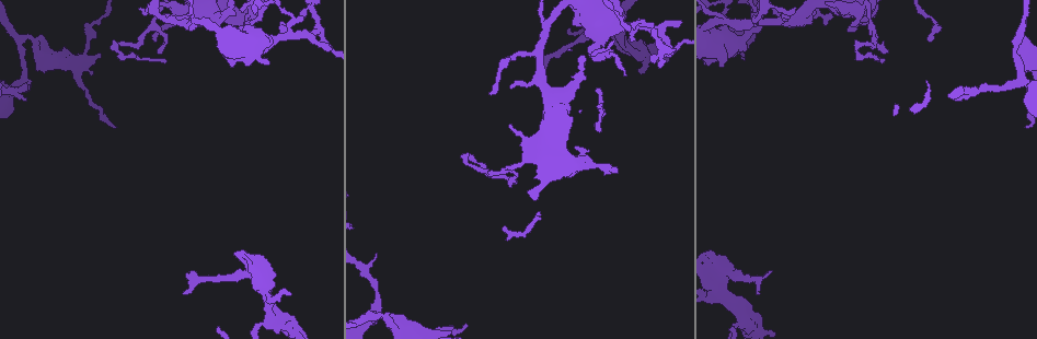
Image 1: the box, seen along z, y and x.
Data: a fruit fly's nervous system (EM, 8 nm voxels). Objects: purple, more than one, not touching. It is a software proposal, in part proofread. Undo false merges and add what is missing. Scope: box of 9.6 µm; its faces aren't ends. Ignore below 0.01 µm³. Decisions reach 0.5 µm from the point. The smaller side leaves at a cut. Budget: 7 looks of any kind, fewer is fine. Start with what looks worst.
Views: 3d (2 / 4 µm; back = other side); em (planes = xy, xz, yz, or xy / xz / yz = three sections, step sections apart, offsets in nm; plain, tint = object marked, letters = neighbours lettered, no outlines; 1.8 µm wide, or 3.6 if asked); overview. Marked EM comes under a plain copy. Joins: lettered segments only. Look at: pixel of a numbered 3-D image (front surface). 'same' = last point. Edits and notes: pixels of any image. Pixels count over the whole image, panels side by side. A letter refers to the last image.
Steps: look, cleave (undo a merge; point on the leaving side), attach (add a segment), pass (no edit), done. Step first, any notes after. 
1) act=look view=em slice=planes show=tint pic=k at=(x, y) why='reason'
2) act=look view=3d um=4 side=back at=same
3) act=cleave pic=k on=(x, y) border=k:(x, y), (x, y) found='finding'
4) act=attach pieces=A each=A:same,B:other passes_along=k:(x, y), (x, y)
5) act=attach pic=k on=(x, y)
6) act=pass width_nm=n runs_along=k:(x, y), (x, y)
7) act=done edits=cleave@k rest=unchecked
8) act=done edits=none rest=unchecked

act=look view=3d um=2 side=back pic=1 at=(287, 36)

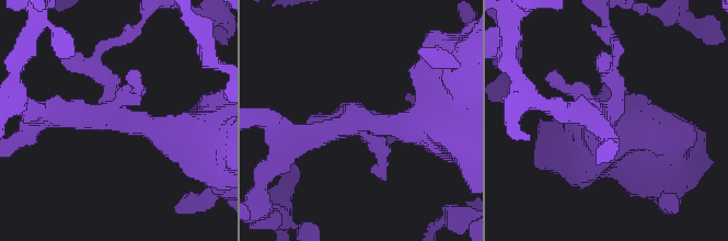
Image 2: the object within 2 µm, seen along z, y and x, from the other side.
act=look view=em slice=planes show=letters pic=2 at=(360, 122) arms=4

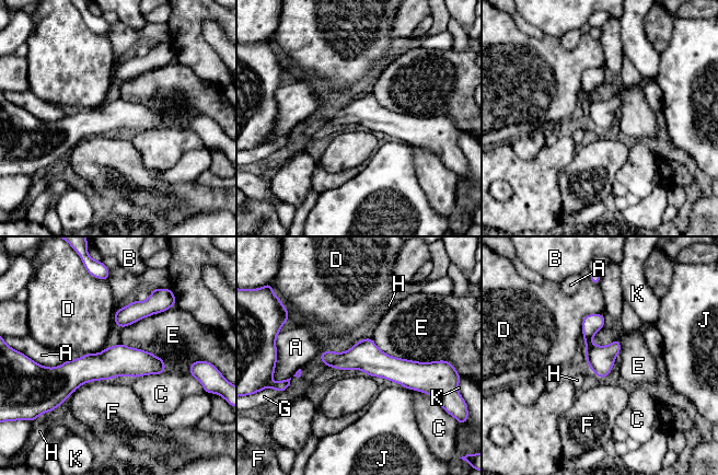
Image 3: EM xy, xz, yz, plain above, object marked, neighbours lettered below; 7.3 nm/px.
act=pass each=A:other,B:other,C:other,D:other,E:other,F:other,G:other,H:other,J:other,K:other border=3:(603, 313), (583, 317), (582, 339) found='one neuron here'

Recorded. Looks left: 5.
act=look view=em slice=yz step=16 show=tint pic=1 at=(746, 319) why='arms part here'

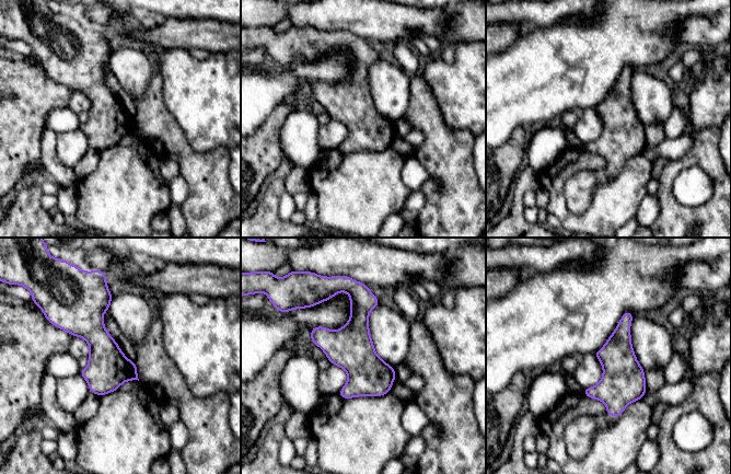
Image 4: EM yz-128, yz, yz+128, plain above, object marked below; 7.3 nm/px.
act=look view=em slice=planes show=letters at=same why='cut it another way'

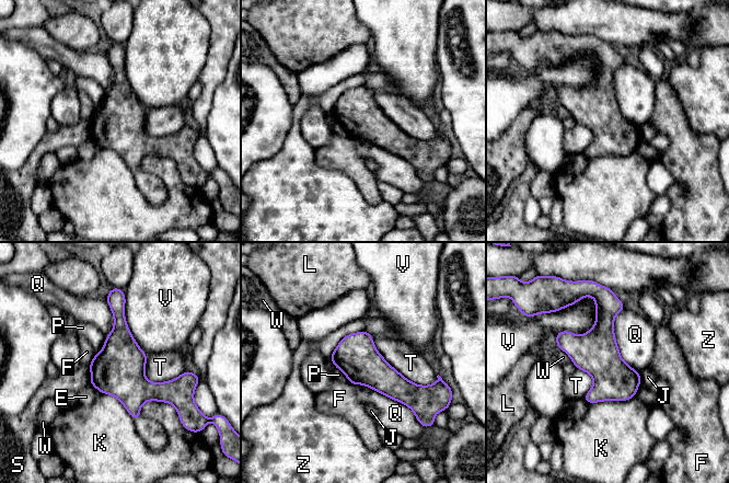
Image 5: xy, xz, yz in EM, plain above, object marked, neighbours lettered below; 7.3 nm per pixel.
act=pass longest_contact=T:600nm each=E:other,F:other,J:other,K:other,L:other,P:other,Q:other,S:other,T:other,V:other,W:other,Z:other found='continuous, no second neuron'

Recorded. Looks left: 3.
act=look view=em slice=yz step=4 show=tint pic=1 at=(370, 315)

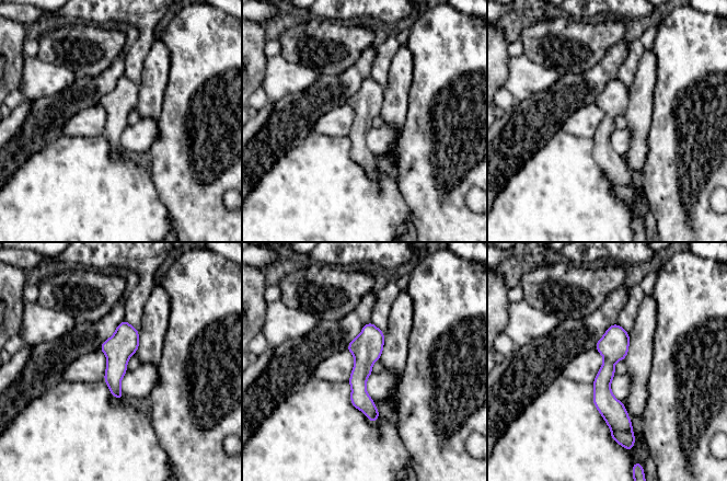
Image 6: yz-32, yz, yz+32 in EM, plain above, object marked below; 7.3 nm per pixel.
act=look view=em slice=planes show=letters at=same why='cut it another way'

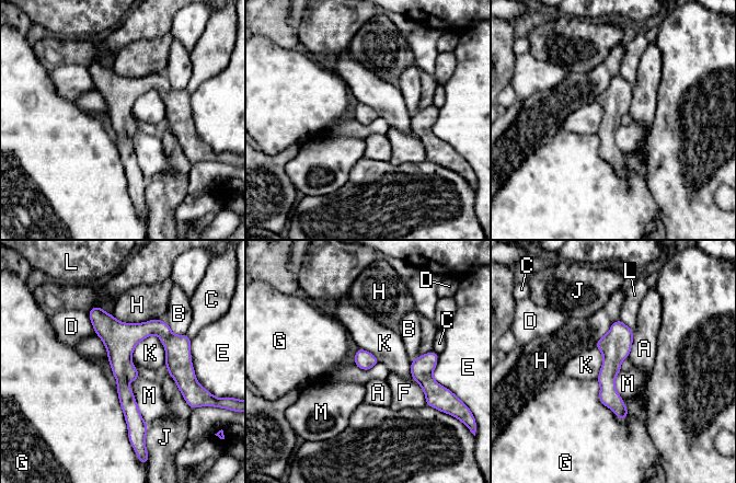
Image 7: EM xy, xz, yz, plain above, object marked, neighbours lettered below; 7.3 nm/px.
act=pass longest_contact=M:360nm each=A:other,B:other,C:other,D:other,E:other,F:other,G:other,H:other,J:other,K:other,L:other,M:other runs_along=7:(91, 313), (159, 330), (188, 368) found='one neuron here'

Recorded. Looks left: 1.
act=done edits=none rest=unchecked

